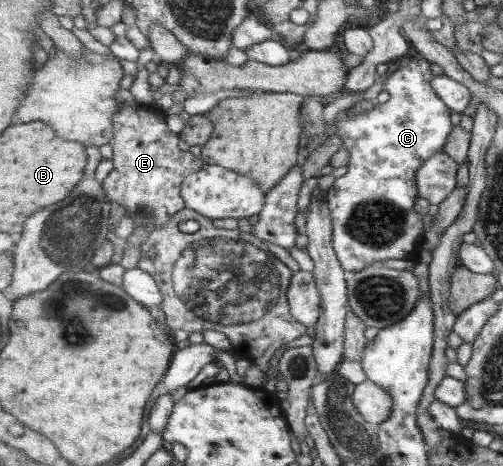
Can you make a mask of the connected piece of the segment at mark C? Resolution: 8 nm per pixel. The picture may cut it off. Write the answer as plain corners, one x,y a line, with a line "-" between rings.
425,58
404,61
404,64
401,65
396,72
393,72
386,80
385,90
390,94
389,100
382,104
376,103
371,110
352,116
352,118
347,116
346,111
342,111
337,115
337,134
343,139
344,146
351,152
351,161
347,166
347,172
340,178
335,179
333,185
329,188
328,198
334,223
334,248
336,249
340,262
349,274
352,272
363,271
363,269
367,269
369,266
378,265
378,263
387,261
387,259
406,259
414,261
418,257
419,250
423,248
422,237
424,237
424,229
426,229
426,227
424,216
416,210
416,203
420,198
416,173
433,154
444,151
444,147
448,144
449,136
452,135
454,128
453,123
451,123
452,109
441,97
439,97
439,95
437,95
435,89
433,89
433,78
435,76
436,75
431,73
431,62
427,61

